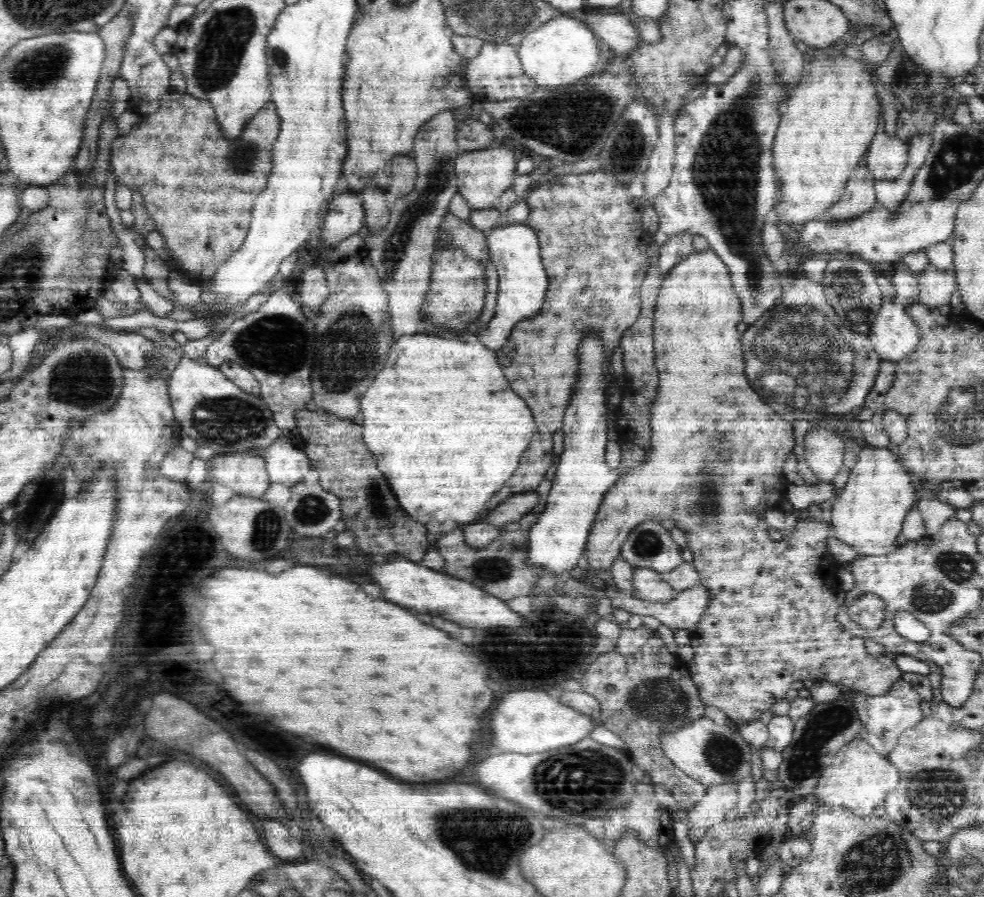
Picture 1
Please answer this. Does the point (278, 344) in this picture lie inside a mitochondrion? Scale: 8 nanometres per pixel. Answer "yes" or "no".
yes

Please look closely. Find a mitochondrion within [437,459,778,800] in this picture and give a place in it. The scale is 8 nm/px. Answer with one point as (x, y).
(665, 699)

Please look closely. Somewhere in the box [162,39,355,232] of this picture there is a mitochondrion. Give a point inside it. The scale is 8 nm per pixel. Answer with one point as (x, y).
(242, 162)

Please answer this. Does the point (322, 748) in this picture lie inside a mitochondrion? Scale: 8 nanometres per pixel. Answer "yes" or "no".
no

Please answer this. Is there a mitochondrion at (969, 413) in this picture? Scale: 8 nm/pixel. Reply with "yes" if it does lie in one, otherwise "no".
yes

